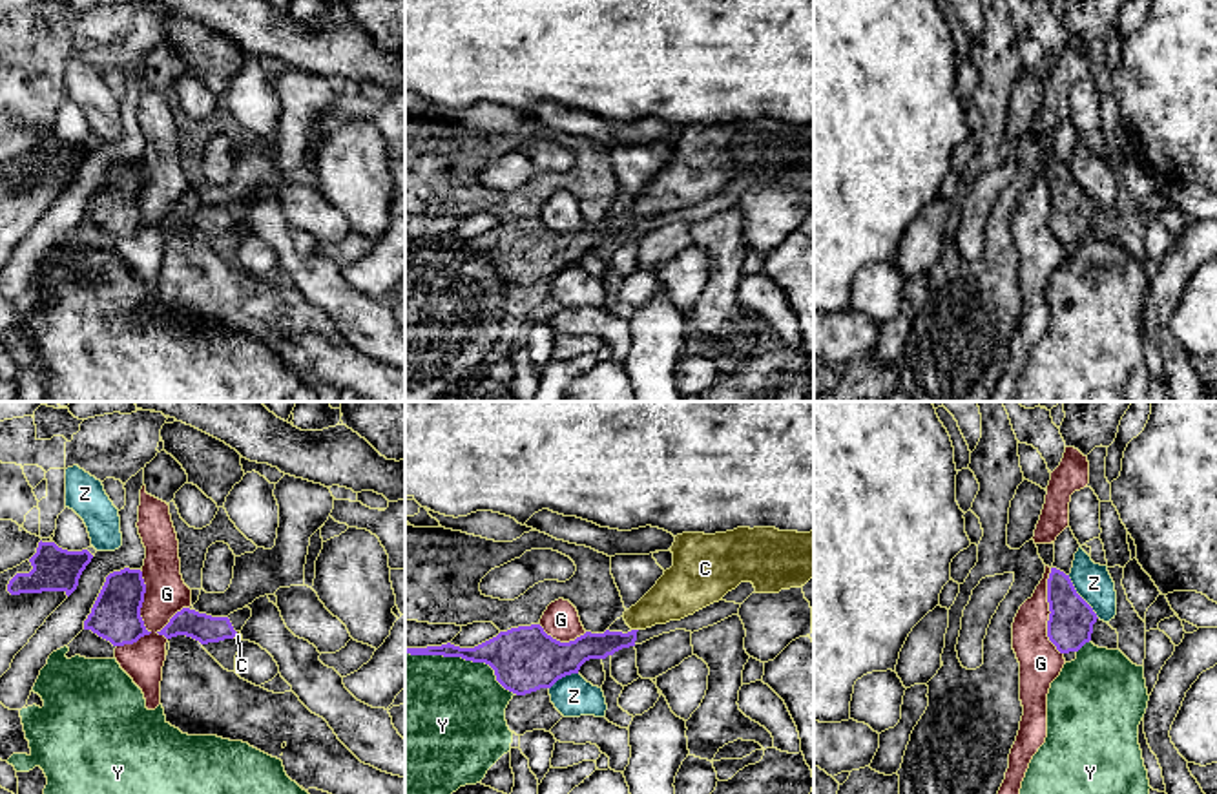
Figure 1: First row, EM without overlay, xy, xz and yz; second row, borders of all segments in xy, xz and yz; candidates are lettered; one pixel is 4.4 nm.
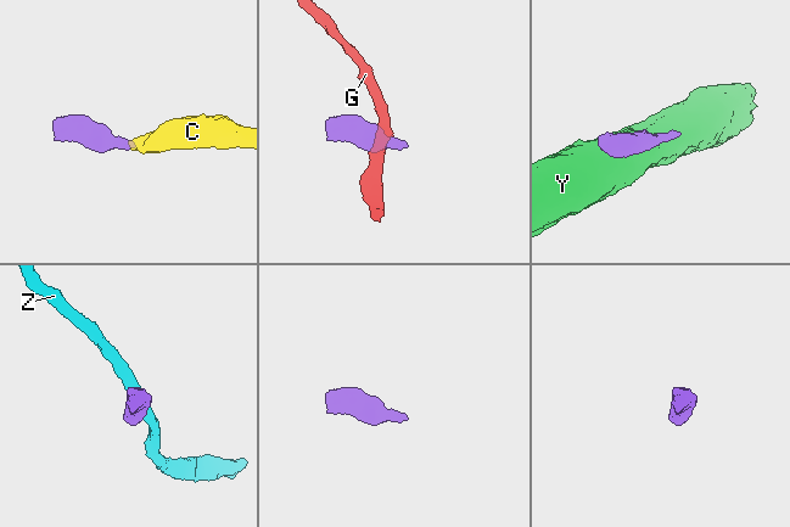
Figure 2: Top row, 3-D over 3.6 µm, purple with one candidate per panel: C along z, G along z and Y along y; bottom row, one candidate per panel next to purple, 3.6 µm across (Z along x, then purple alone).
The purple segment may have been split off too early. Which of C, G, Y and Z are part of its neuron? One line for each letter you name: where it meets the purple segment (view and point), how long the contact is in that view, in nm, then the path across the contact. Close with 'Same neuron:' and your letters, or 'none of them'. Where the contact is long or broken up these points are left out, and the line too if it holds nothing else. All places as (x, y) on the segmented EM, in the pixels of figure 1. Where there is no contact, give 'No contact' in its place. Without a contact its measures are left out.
C: Touches purple at xz (635, 630). Shared border 30 nm. Path across: xz (586, 647), (626, 639), (635, 630), (657, 606), (677, 594)
Same neuron: C

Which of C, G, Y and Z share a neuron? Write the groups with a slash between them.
C / G / Y / Z

